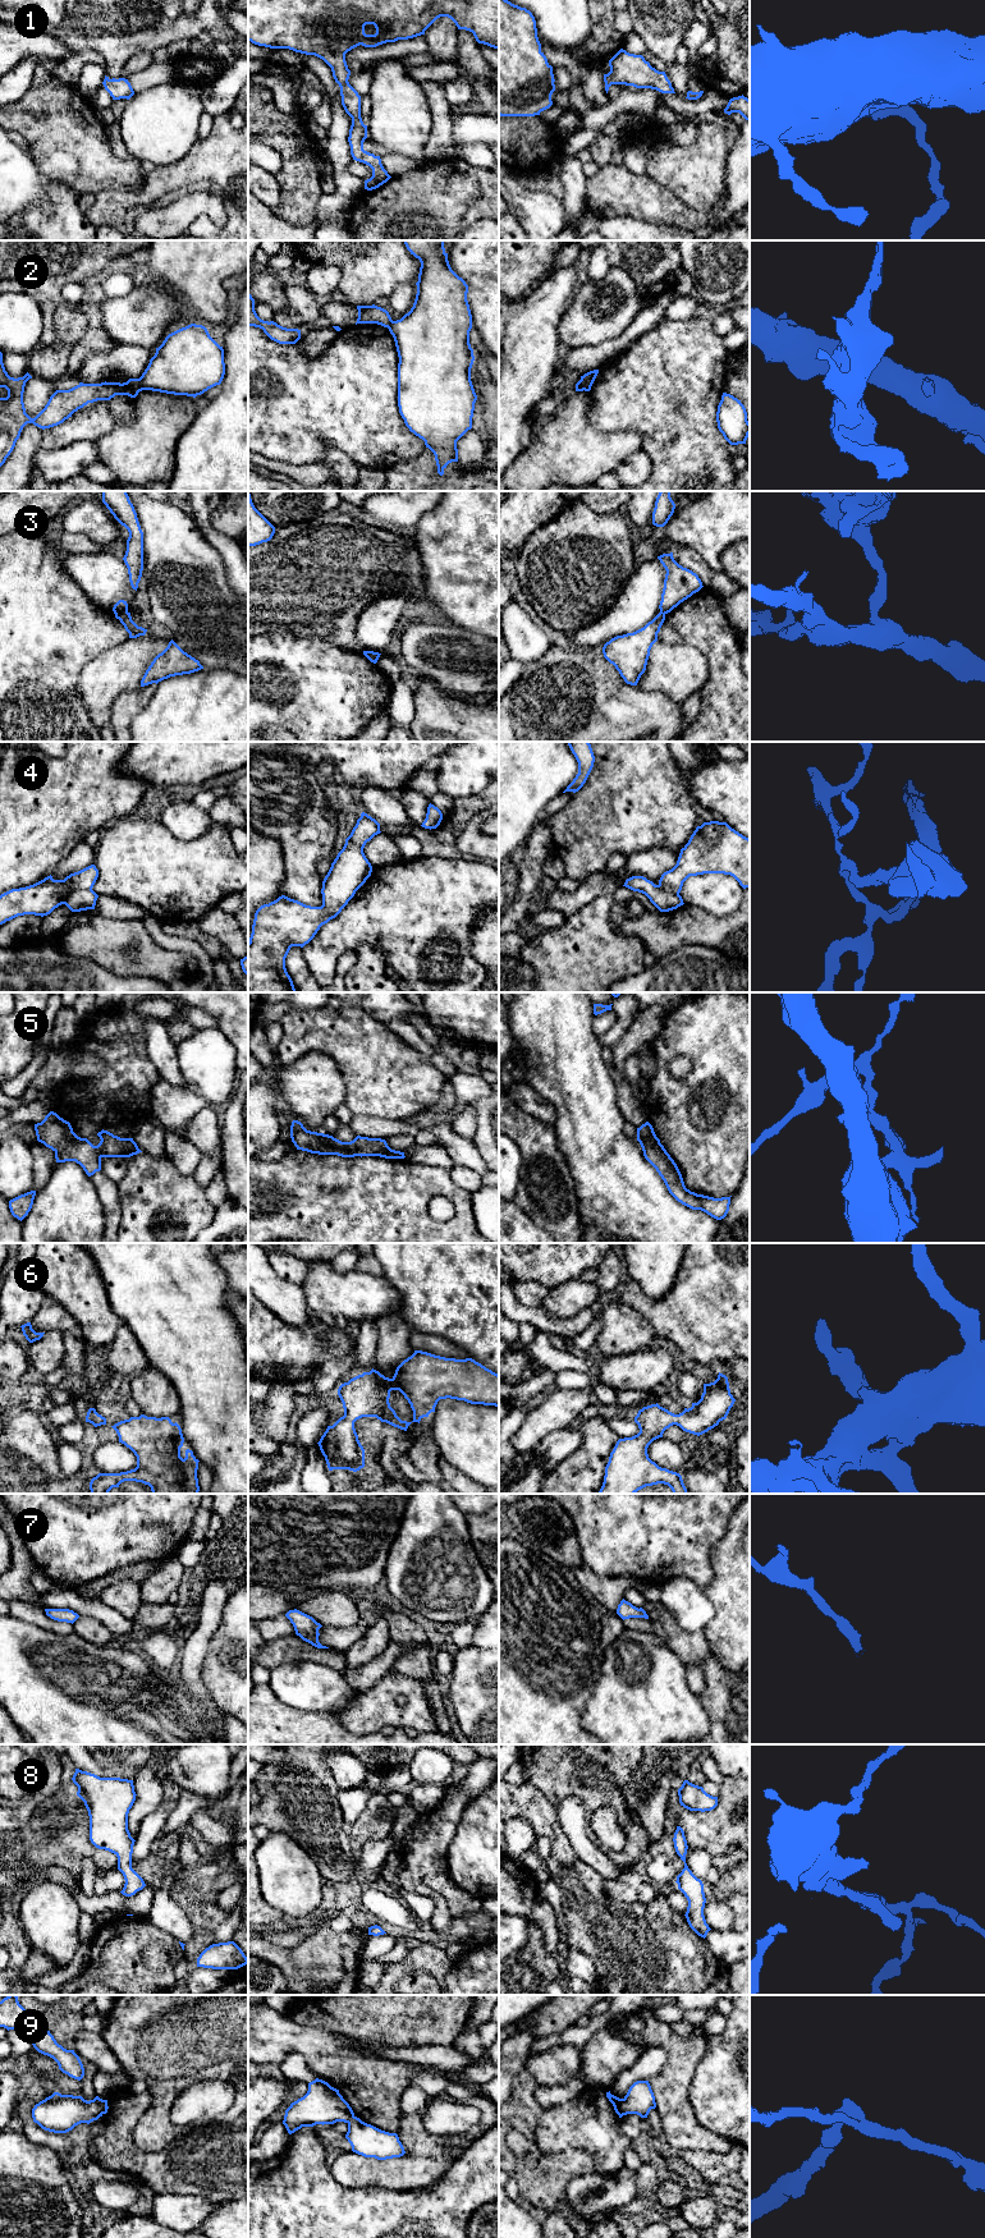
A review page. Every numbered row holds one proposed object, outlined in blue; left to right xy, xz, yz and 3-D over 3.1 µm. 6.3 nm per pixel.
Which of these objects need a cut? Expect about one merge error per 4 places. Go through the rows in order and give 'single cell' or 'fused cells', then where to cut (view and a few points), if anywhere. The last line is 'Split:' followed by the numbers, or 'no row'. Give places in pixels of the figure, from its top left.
1: single cell; cut none
2: fused cells; cut xy (138, 379), (143, 389)
3: fused cells; cut xy (127, 610), (114, 613)
4: fused cells; cut xy (91, 888), (73, 889), (63, 903)
5: single cell; cut none
6: single cell; cut none
7: single cell; cut none
8: single cell; cut none
9: fused cells; cut yz (622, 2099), (623, 2114)
Split: 2, 3, 4, 9

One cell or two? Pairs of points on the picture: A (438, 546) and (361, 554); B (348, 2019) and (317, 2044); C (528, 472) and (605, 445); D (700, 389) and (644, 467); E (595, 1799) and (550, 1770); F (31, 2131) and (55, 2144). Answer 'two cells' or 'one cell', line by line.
A: two cells
B: two cells
C: one cell
D: two cells
E: one cell
F: one cell

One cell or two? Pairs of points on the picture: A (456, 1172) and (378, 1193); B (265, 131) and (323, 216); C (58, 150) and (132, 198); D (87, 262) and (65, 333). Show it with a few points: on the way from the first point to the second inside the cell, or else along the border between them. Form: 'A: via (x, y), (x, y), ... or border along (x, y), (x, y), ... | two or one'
A: border along (448, 1172), (456, 1184), (471, 1193) | two
B: border along (323, 193), (314, 220) | two
C: border along (145, 177), (136, 187), (105, 188), (87, 193) | two
D: border along (65, 303), (60, 305), (54, 312), (54, 333) | two

